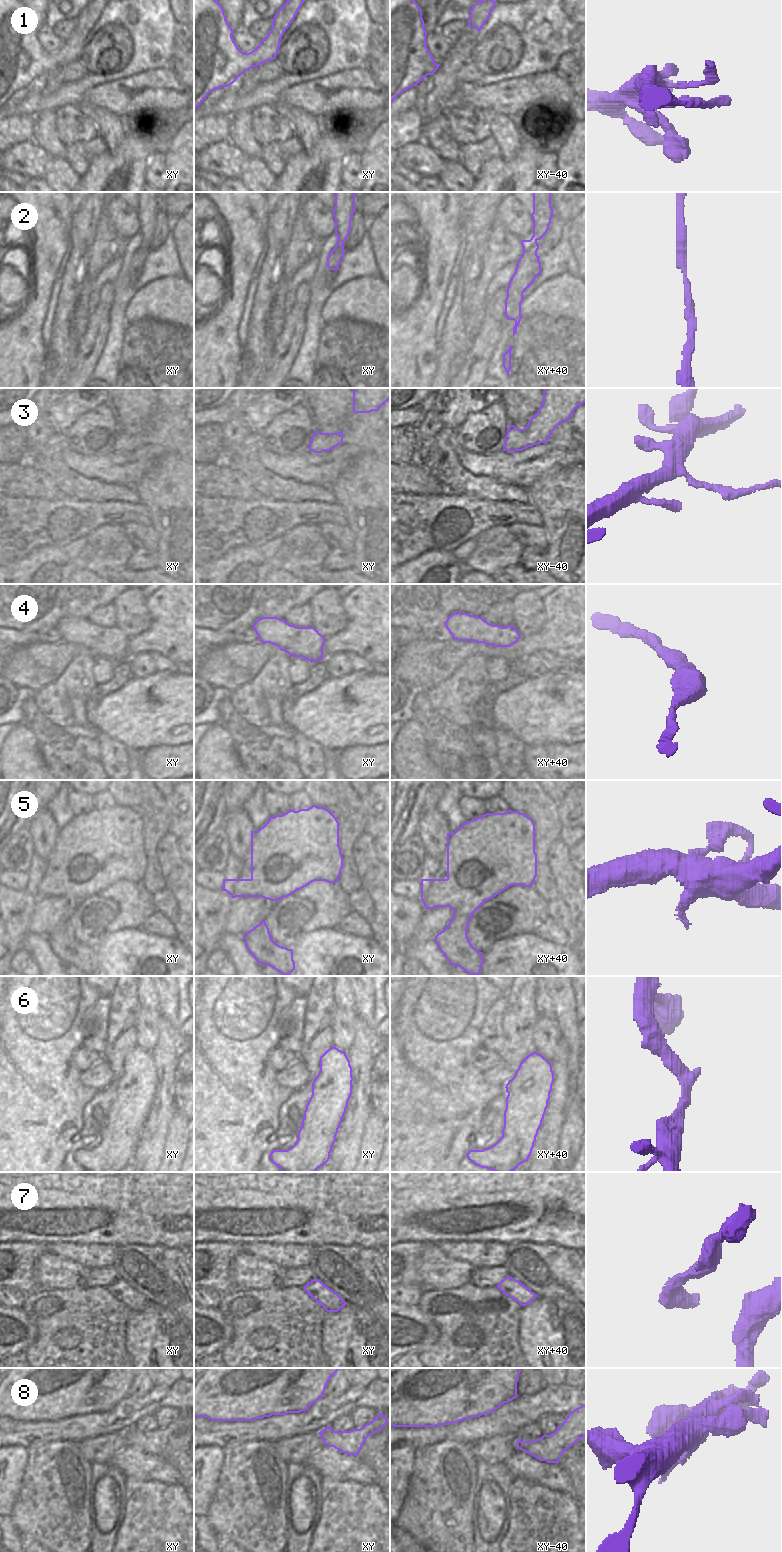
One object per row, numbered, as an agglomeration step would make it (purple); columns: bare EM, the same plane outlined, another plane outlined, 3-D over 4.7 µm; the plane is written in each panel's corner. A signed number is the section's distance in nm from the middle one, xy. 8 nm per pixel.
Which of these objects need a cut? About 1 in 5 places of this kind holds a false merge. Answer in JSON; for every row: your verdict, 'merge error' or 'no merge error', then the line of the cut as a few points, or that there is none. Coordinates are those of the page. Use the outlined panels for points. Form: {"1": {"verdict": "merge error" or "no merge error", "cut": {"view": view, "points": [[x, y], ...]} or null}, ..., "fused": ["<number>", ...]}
{"1": {"verdict": "no merge error", "cut": null}, "2": {"verdict": "no merge error", "cut": null}, "3": {"verdict": "no merge error", "cut": null}, "4": {"verdict": "no merge error", "cut": null}, "5": {"verdict": "no merge error", "cut": null}, "6": {"verdict": "no merge error", "cut": null}, "7": {"verdict": "no merge error", "cut": null}, "8": {"verdict": "no merge error", "cut": null}, "fused": []}

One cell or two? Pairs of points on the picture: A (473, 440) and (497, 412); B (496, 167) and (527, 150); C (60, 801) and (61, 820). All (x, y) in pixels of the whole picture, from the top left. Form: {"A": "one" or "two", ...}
{"A": "one", "B": "one", "C": "one"}

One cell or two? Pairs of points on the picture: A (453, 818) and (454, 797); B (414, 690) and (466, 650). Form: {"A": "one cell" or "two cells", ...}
{"A": "one cell", "B": "two cells"}

